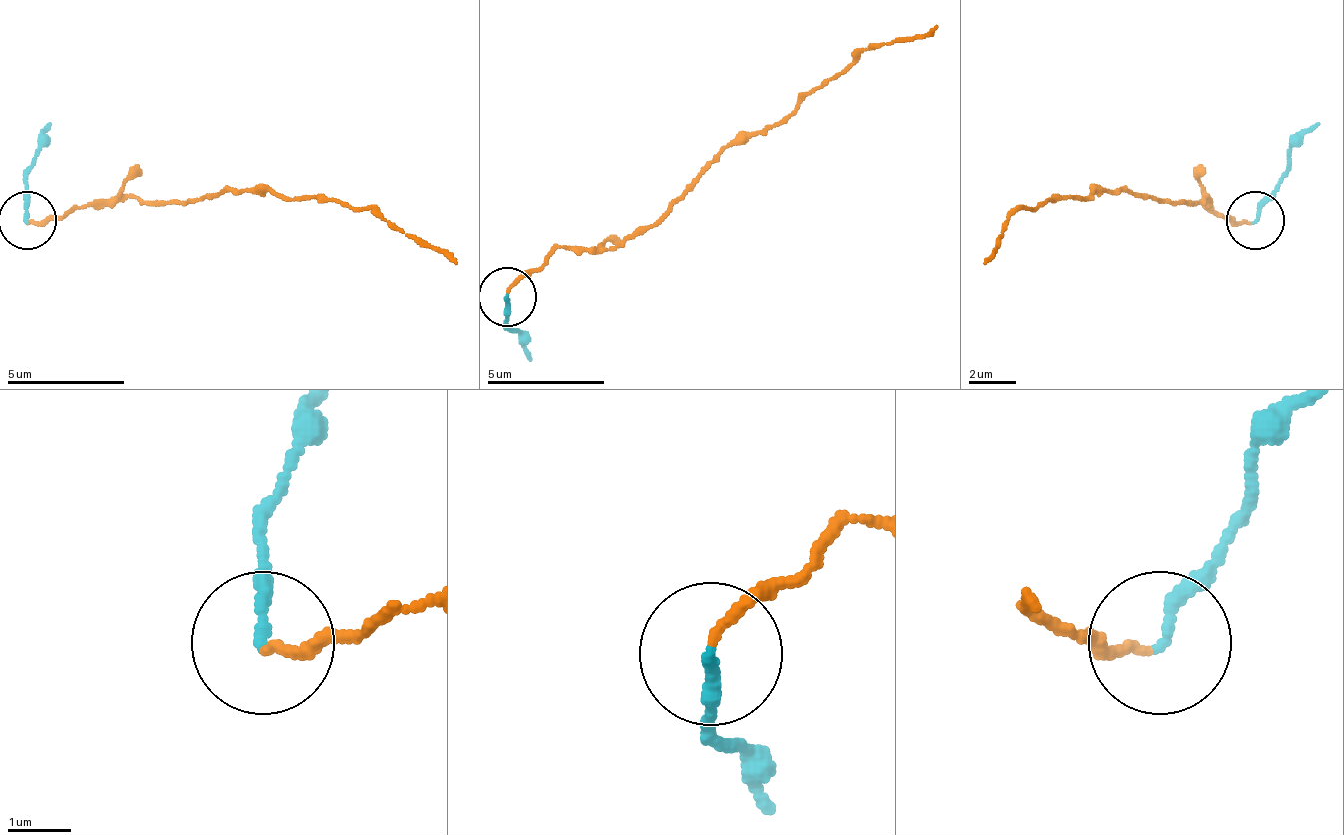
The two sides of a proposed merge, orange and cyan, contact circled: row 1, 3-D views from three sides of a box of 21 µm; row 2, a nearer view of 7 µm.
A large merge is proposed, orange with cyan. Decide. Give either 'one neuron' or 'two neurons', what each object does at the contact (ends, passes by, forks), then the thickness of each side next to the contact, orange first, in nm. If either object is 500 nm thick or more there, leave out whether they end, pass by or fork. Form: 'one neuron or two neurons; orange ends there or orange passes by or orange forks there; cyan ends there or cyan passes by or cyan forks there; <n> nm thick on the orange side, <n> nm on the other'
two neurons; orange ends there; cyan ends there; 140 nm thick on the orange side, 180 nm on the other

